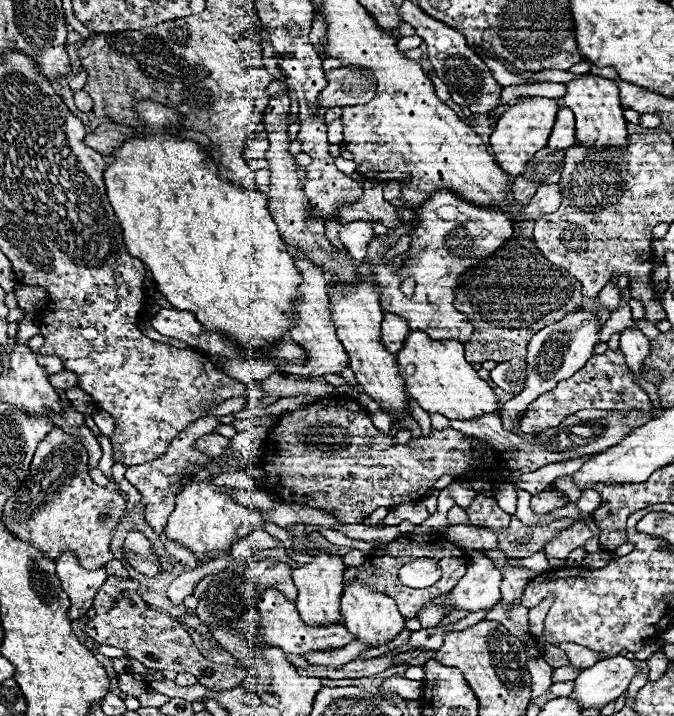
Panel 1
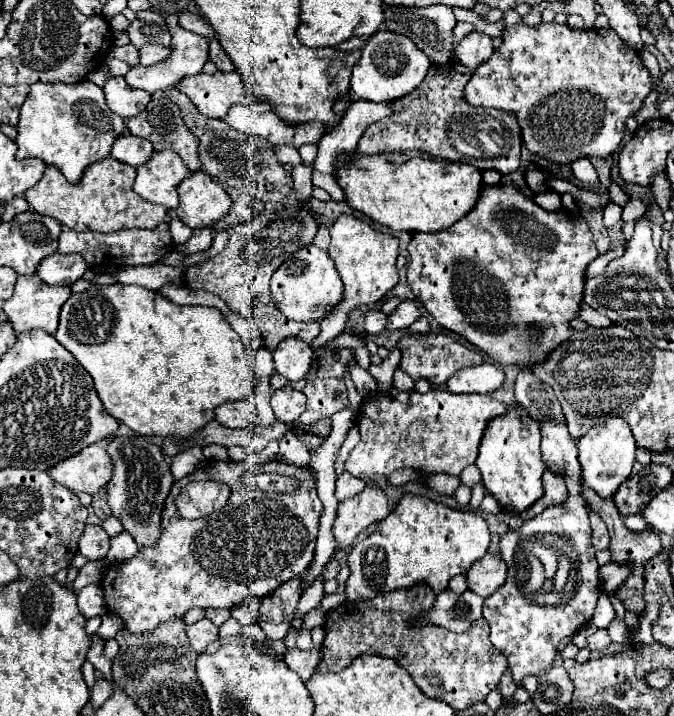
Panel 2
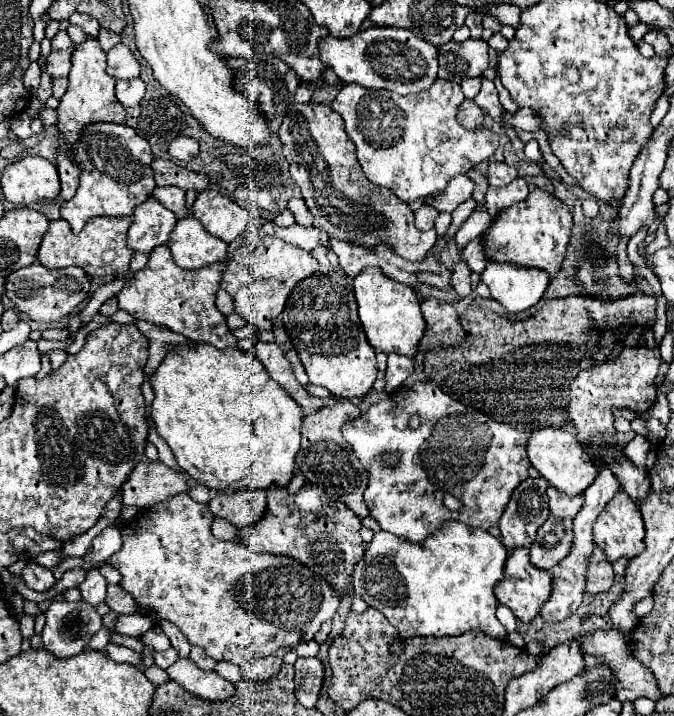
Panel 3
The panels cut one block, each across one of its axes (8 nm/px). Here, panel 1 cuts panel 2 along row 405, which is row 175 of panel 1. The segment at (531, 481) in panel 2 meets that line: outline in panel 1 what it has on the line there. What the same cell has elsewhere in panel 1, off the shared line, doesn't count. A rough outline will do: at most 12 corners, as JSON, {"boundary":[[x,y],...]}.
{"boundary":[[534,96],[498,118],[490,146],[520,176],[546,146],[558,100]]}

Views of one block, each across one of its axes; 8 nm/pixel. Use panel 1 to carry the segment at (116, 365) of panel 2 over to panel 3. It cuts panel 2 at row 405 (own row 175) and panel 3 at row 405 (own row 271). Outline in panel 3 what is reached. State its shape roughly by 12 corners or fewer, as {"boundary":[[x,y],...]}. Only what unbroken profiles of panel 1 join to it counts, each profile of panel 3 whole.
{"boundary":[[168,346],[150,420],[212,490],[286,486],[302,408],[240,348]]}

